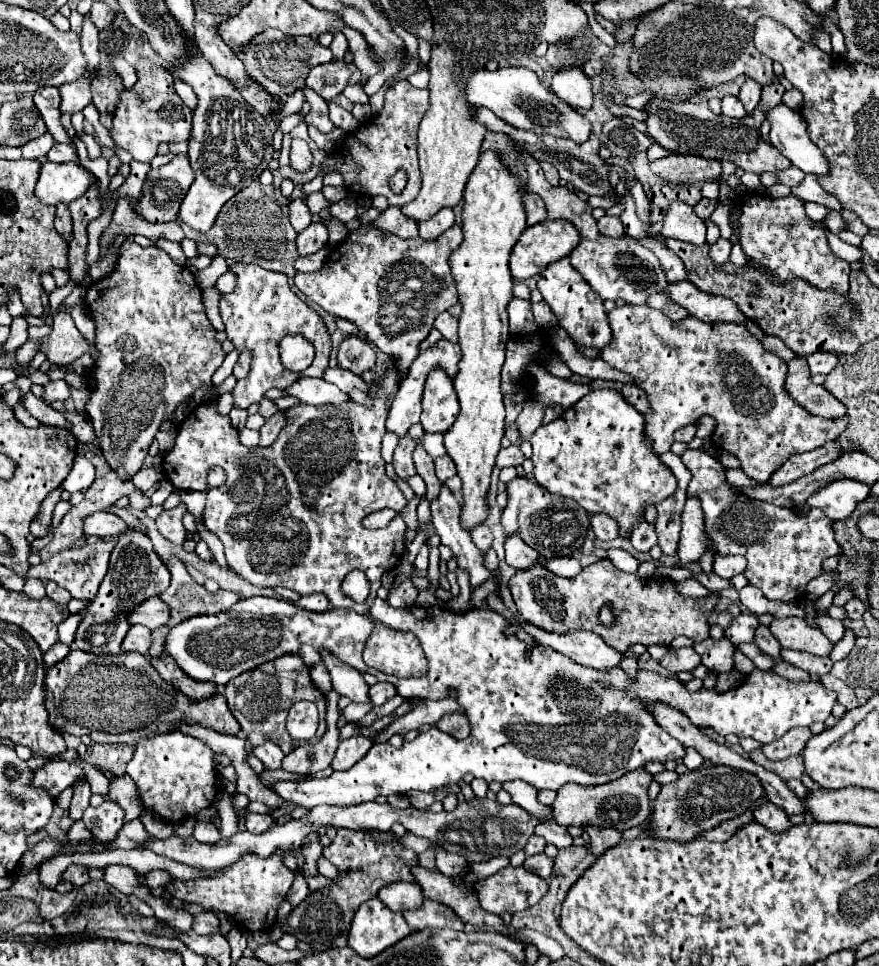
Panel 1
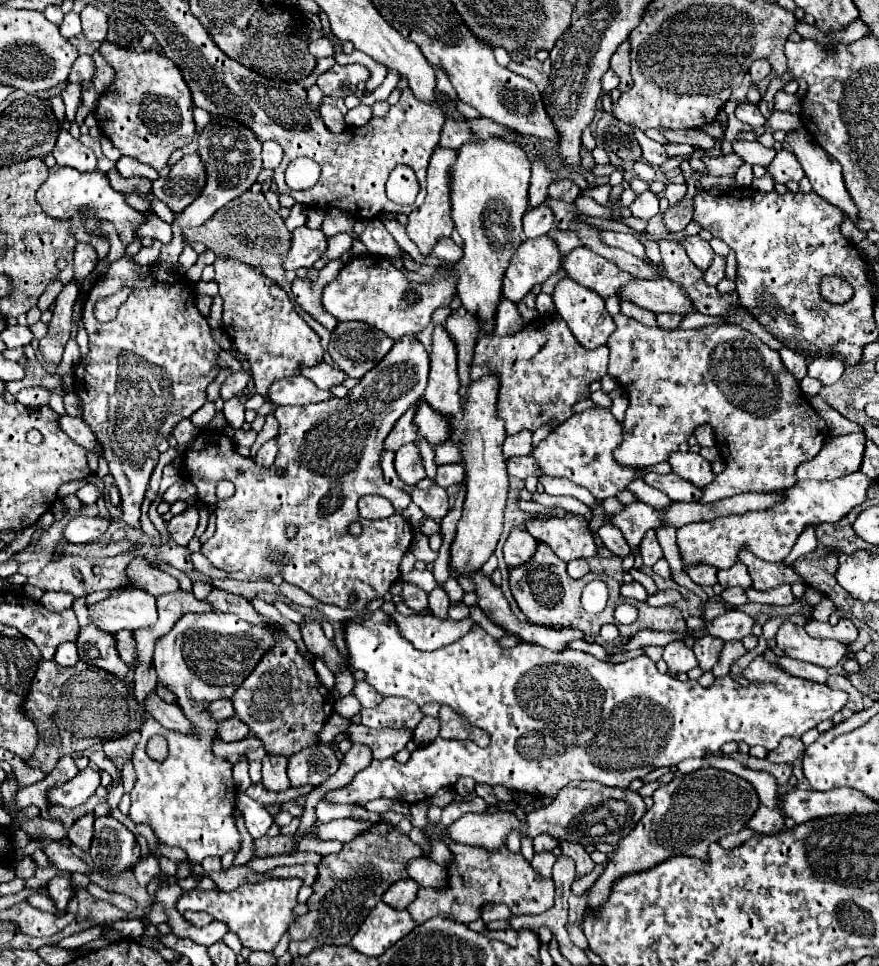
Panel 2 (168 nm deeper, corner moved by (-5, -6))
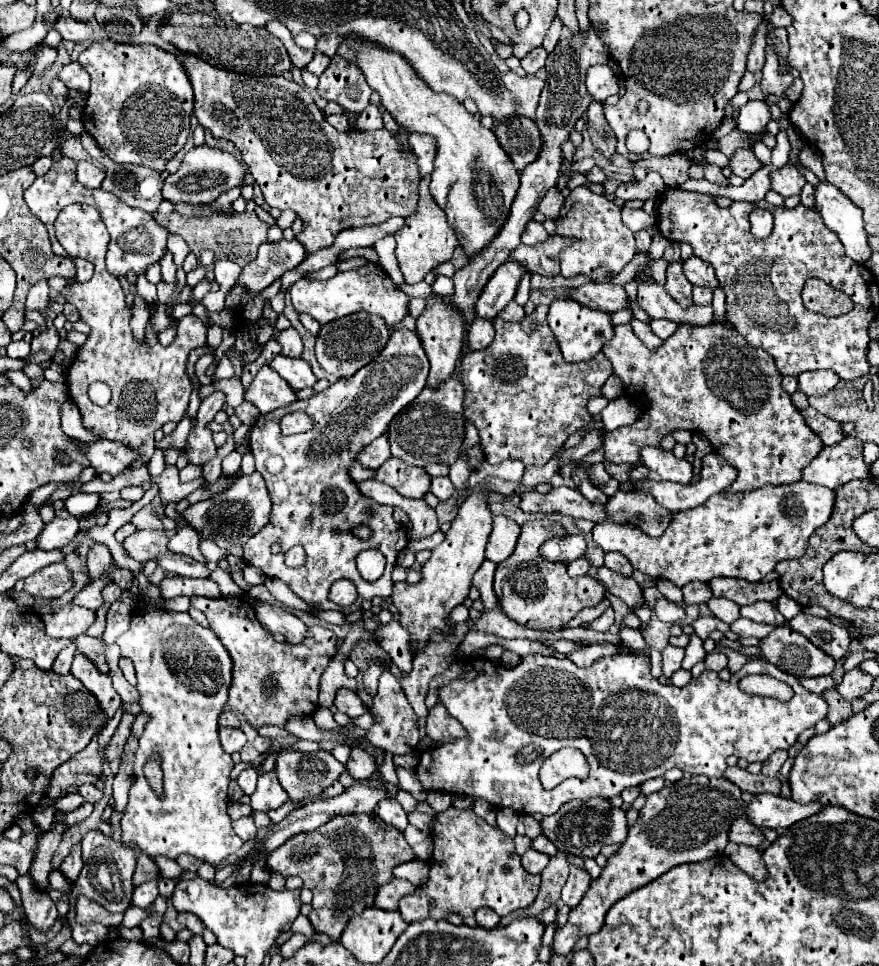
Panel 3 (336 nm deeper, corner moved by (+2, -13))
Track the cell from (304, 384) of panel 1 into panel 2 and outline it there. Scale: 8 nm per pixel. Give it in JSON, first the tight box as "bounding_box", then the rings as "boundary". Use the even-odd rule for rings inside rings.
{"bounding_box":[267,375,331,405],"boundary":[[[295,375],[289,379],[281,379],[275,381],[269,387],[269,395],[267,395],[275,405],[309,405],[309,403],[323,403],[327,399],[331,399],[331,391],[321,391],[315,385],[311,385],[311,381],[307,381],[307,377],[303,375]]]}

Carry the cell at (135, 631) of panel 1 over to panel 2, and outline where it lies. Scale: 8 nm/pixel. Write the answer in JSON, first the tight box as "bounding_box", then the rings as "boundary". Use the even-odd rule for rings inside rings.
{"bounding_box":[115,631,137,665],"boundary":[[[119,631],[115,635],[117,639],[117,651],[119,651],[119,657],[131,665],[135,659],[137,659],[137,645],[135,645],[135,635],[133,631]]]}

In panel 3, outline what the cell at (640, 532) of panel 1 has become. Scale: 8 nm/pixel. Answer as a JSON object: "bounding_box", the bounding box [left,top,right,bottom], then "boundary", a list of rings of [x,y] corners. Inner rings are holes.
{"bounding_box":[592,480,832,586],"boundary":[[[798,480],[780,486],[768,484],[742,494],[716,494],[698,508],[676,512],[670,528],[666,528],[660,538],[650,538],[638,528],[612,522],[596,524],[592,536],[604,552],[624,554],[634,570],[652,578],[670,580],[676,586],[684,586],[692,580],[710,582],[716,576],[760,582],[780,560],[804,556],[808,538],[816,528],[828,522],[832,506],[832,490]]]}

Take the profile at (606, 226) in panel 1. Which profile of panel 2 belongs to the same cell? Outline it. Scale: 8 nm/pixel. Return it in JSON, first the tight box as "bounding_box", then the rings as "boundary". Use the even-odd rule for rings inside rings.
{"bounding_box":[635,232,661,264],"boundary":[[[635,232],[637,235],[639,235],[639,240],[642,242],[642,244],[645,247],[645,251],[647,253],[647,257],[649,257],[650,261],[653,261],[653,263],[661,264],[661,255],[660,250],[657,242],[654,241],[648,241],[642,233]]]}

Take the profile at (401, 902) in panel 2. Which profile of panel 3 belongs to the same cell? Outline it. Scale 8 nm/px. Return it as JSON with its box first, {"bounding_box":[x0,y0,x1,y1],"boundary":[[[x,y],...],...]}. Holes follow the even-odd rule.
{"bounding_box":[374,878,416,910],"boundary":[[[392,878],[388,884],[380,886],[380,892],[376,894],[374,904],[382,910],[396,910],[398,908],[398,900],[402,896],[408,896],[416,890],[416,886],[408,880],[400,880],[400,878]]]}

